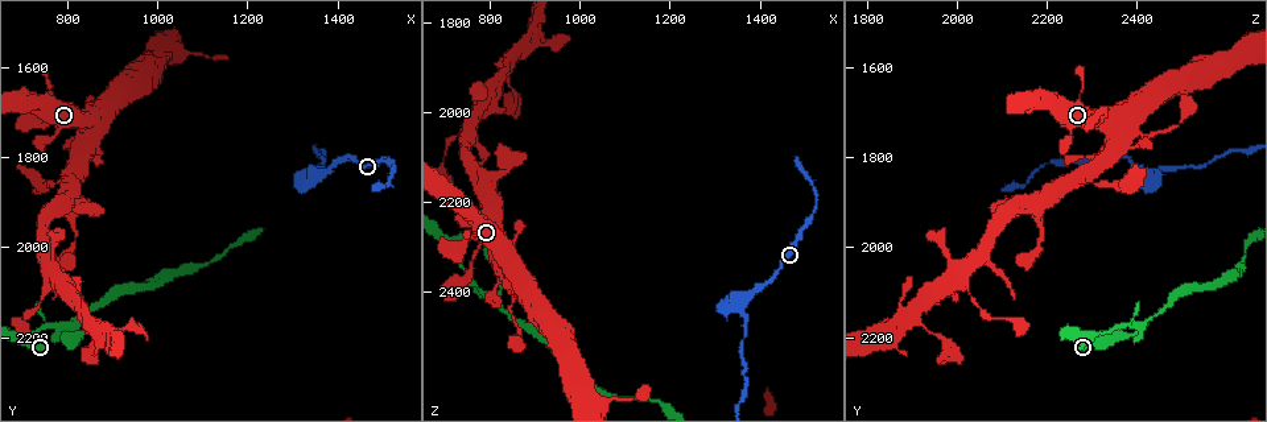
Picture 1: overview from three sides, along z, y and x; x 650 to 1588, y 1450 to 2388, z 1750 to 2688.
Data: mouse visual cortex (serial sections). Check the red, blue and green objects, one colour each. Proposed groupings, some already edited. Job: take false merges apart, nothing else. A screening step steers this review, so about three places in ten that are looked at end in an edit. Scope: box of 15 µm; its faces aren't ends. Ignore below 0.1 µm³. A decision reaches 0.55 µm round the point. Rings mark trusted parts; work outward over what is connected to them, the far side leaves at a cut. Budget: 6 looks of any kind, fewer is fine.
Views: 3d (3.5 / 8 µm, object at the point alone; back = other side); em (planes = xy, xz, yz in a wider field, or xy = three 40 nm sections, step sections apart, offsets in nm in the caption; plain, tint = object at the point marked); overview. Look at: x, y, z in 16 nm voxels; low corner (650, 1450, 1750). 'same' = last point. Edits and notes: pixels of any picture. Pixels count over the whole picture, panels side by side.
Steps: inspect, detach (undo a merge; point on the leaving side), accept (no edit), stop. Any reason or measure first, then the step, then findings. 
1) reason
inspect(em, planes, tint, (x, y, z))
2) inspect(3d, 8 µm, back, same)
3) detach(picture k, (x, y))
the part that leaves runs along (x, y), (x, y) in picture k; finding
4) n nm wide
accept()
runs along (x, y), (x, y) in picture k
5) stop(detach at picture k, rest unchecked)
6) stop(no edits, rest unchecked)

a fork
inspect(3d, 3.5 µm, (1360, 1845, 2415))

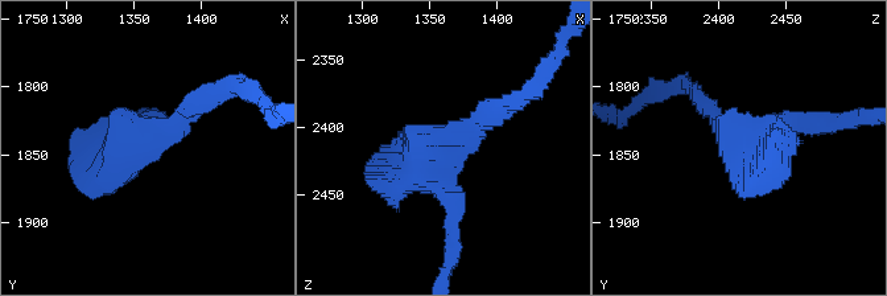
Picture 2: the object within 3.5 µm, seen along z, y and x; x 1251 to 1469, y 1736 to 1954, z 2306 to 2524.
shape alone is not enough
inspect(em, xy, step 5, tint, (1358, 1842, 2412))

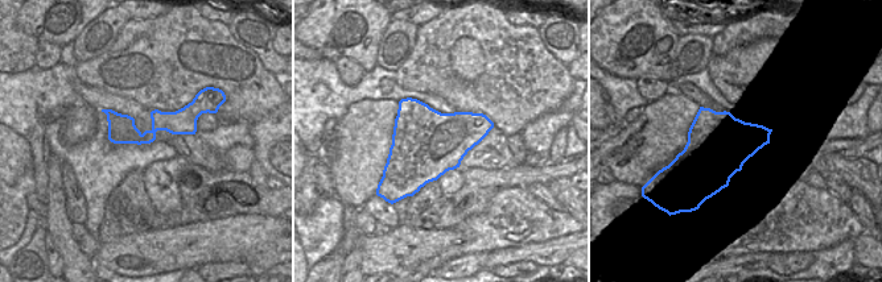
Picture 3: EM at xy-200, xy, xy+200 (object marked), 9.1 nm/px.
inspect(em, xy, step 1, tint, same)

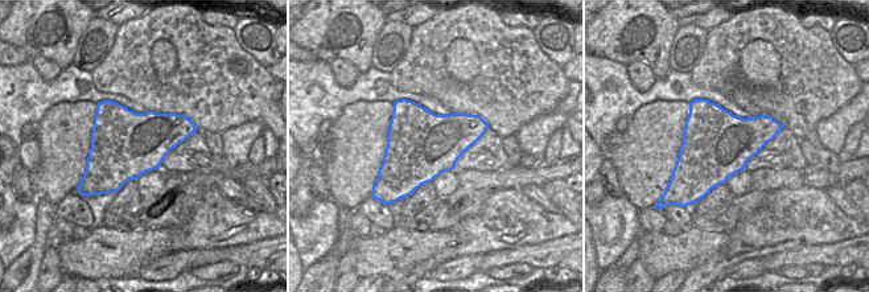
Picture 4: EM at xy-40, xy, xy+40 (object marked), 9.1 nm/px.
accept()
runs along (487, 115), (427, 156), (454, 237) in picture 2; one cell here

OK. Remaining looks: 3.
sharp bend
inspect(3d, 3.5 µm, (1050, 1575, 2650))

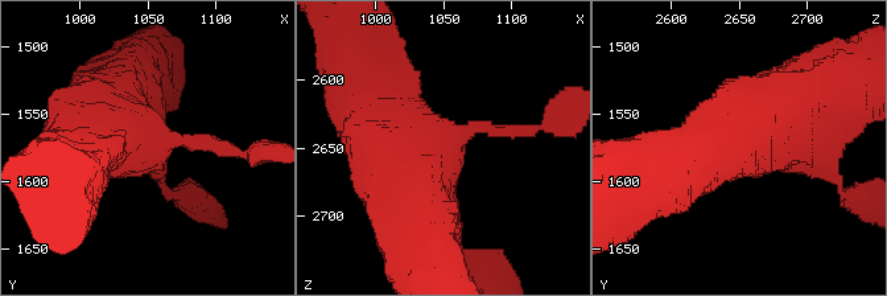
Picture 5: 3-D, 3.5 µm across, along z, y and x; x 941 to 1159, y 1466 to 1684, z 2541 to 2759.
inspect(em, xy, step 1, tint, (1048, 1568, 2650))

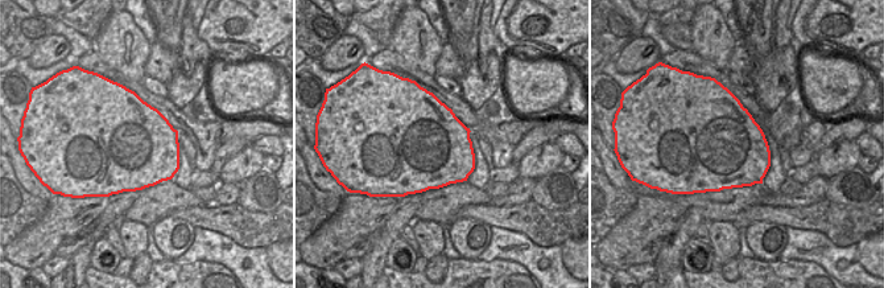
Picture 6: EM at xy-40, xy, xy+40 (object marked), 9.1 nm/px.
accept()
runs along (83, 151), (99, 135), (229, 151) in picture 5; all the same cell

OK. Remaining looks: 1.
stop(no edits, rest unchecked)

